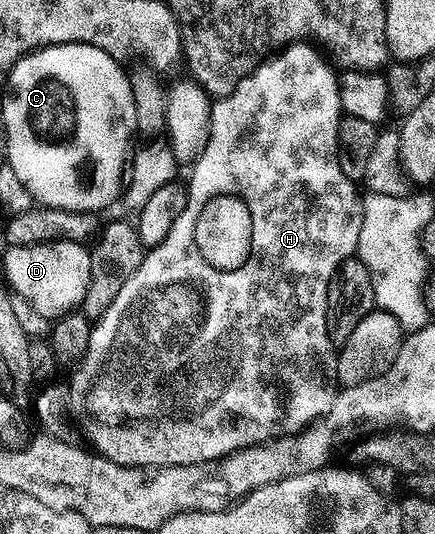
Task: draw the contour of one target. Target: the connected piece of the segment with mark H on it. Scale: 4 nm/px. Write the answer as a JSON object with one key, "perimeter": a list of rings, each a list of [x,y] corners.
{"perimeter":[[[296,43],[288,45],[286,49],[270,56],[263,64],[258,65],[249,76],[241,79],[237,87],[229,95],[218,98],[211,107],[211,130],[207,146],[203,148],[203,154],[193,162],[195,169],[191,173],[191,181],[187,185],[187,202],[185,211],[177,218],[177,223],[173,223],[173,231],[165,235],[165,239],[156,249],[150,250],[144,256],[141,267],[133,271],[133,275],[125,282],[125,287],[121,287],[117,299],[109,303],[109,311],[94,322],[91,327],[91,338],[89,339],[89,351],[85,351],[83,360],[79,362],[75,373],[69,377],[71,386],[71,396],[76,402],[83,404],[83,409],[96,421],[99,426],[95,429],[91,441],[96,445],[102,456],[109,458],[113,463],[118,465],[137,465],[140,467],[158,467],[160,465],[196,465],[206,461],[218,461],[220,457],[228,457],[230,453],[236,453],[238,449],[248,449],[254,445],[261,445],[275,440],[276,437],[289,437],[292,433],[299,433],[306,429],[312,421],[319,420],[329,411],[329,407],[335,401],[337,392],[337,382],[335,379],[335,358],[337,356],[337,346],[329,339],[327,330],[327,292],[331,286],[331,278],[335,276],[335,270],[347,257],[356,256],[359,248],[359,236],[361,235],[361,219],[363,218],[363,203],[361,193],[358,193],[356,182],[349,180],[345,171],[341,171],[339,166],[339,144],[337,143],[337,127],[341,110],[339,108],[339,79],[336,70],[329,64],[328,58],[314,44]]]}

